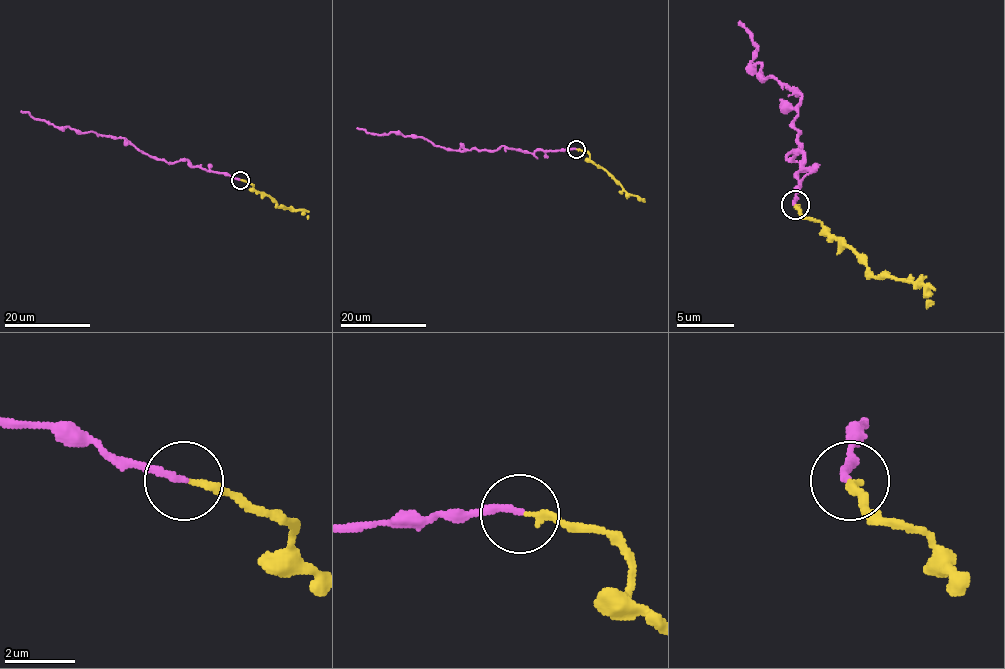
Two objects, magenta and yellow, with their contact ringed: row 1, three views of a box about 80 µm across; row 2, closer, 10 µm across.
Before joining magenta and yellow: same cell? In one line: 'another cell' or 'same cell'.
same cell

